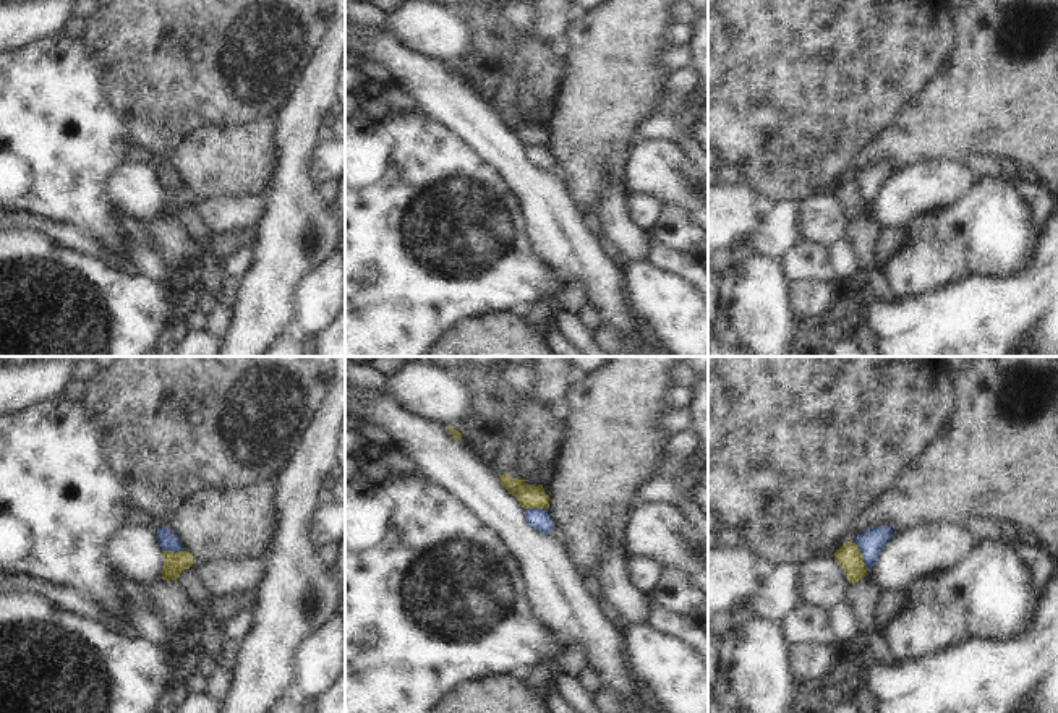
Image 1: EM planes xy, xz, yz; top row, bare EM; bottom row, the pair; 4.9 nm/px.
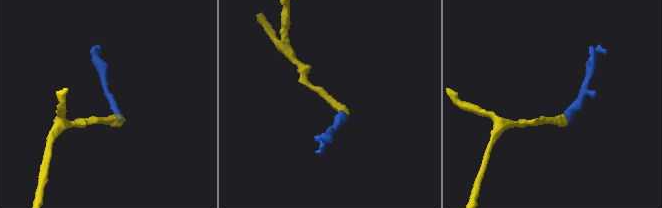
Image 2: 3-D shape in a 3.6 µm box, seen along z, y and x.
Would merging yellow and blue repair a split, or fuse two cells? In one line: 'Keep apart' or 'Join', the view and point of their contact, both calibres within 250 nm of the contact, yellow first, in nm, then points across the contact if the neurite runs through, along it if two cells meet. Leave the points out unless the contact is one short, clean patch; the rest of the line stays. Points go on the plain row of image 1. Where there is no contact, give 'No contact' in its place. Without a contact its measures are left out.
Keep apart. Touches yellow at yz (862, 193). Thickness 120 nm (yellow) against 130 nm. Boundary: yz (854, 179), (867, 206)

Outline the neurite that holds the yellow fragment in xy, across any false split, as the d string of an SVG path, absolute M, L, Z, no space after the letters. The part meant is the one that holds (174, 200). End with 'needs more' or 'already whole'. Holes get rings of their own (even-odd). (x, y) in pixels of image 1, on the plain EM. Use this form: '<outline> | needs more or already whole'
M183 186L178 190L162 188L162 194L164 194L162 203L164 217L177 217L185 206L193 204L193 201L196 199L196 196L188 188Z | already whole

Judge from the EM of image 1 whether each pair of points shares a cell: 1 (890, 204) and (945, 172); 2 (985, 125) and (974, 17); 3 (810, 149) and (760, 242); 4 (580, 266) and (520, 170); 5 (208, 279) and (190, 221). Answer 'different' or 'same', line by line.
1: same
2: same
3: different
4: same
5: same

